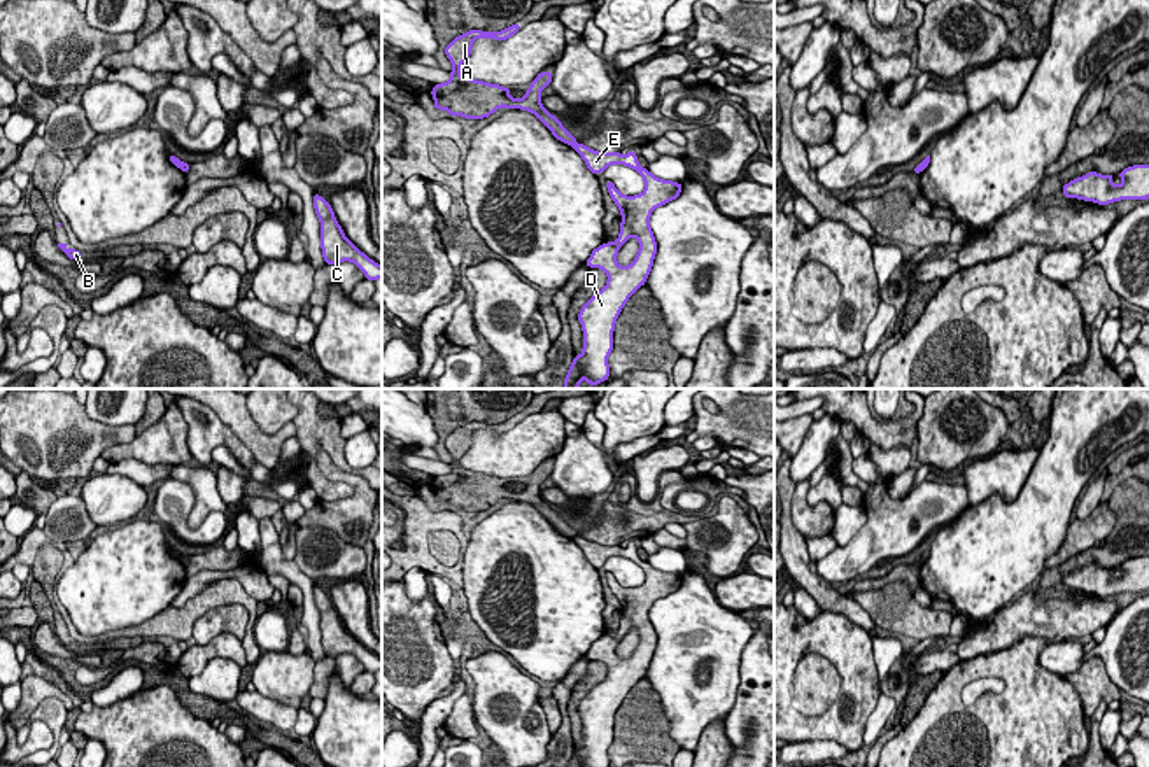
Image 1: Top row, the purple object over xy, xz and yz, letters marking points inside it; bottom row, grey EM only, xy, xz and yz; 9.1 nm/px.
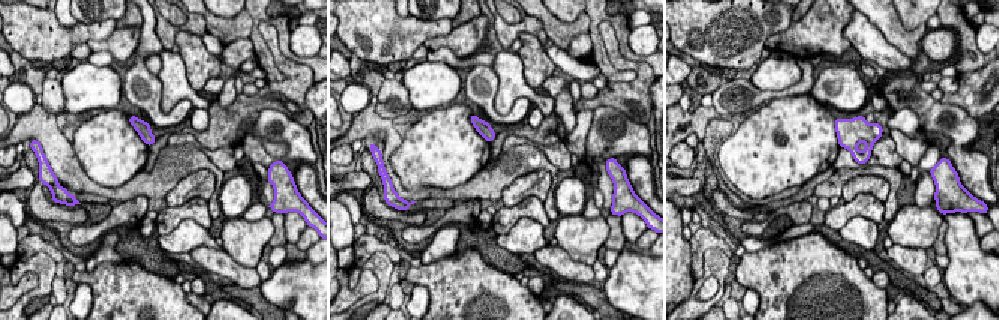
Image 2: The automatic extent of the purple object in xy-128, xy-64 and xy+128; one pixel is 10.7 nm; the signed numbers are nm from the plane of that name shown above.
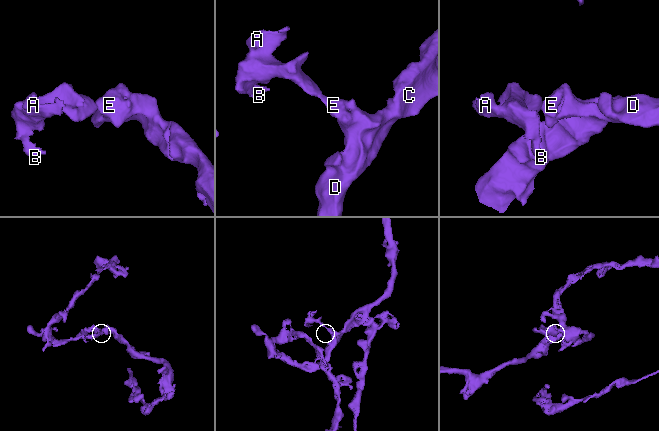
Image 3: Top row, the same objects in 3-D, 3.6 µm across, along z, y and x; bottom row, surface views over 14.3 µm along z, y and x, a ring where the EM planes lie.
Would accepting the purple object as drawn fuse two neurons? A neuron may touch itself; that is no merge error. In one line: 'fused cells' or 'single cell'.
fused cells

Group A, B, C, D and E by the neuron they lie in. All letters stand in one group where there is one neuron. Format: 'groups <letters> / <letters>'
groups A B / C D E

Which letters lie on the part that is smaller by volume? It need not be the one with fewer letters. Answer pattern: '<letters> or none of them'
A, B

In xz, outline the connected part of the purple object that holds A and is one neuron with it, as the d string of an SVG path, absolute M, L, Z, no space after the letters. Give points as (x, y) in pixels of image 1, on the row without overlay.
M513 415L494 426L469 422L447 436L445 447L454 459L450 462L452 471L433 478L433 499L438 503L445 501L448 510L462 508L466 511L489 510L501 499L527 503L532 504L557 532L574 538L576 531L560 517L560 511L553 510L550 503L541 497L539 485L552 475L553 464L539 464L520 492L510 489L511 480L462 469L459 466L462 455L471 448L475 431L494 431L501 434L515 427L520 420L518 415Z

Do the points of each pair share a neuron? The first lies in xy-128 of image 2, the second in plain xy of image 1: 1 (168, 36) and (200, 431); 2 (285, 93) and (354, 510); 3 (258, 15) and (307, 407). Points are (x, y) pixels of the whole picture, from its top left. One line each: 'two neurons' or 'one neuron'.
1: one neuron
2: one neuron
3: one neuron

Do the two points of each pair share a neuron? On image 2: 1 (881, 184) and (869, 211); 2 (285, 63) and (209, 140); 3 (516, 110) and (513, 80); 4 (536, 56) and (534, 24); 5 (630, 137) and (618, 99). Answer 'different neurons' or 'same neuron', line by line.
1: different neurons
2: same neuron
3: different neurons
4: different neurons
5: different neurons

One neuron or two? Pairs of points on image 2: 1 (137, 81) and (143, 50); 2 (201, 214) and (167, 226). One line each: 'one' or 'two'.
1: one
2: one

